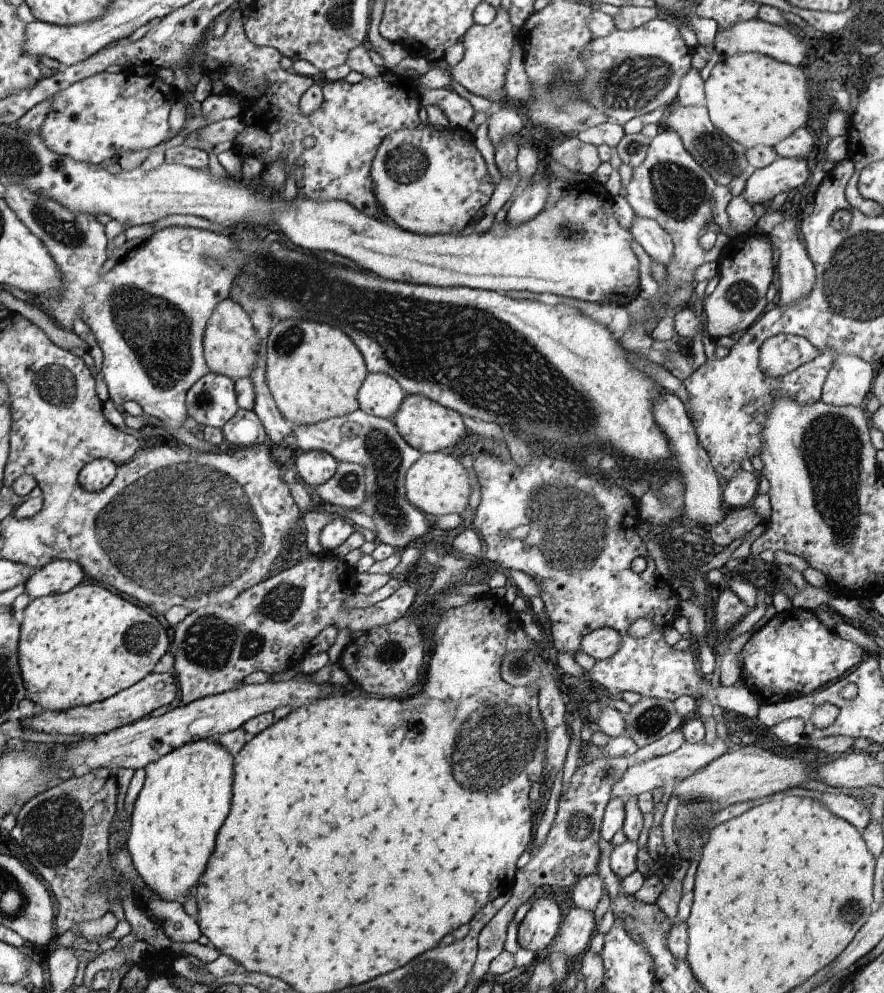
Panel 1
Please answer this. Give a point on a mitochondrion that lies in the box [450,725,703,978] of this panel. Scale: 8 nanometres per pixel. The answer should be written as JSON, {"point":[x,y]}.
{"point":[580,826]}

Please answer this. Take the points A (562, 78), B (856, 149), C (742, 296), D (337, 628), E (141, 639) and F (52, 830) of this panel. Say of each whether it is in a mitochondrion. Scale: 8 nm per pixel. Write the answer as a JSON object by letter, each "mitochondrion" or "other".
{"A":"mitochondrion","B":"other","C":"mitochondrion","D":"other","E":"mitochondrion","F":"mitochondrion"}

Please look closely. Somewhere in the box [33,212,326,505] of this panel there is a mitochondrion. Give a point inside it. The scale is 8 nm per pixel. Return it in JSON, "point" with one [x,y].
{"point":[159,334]}

